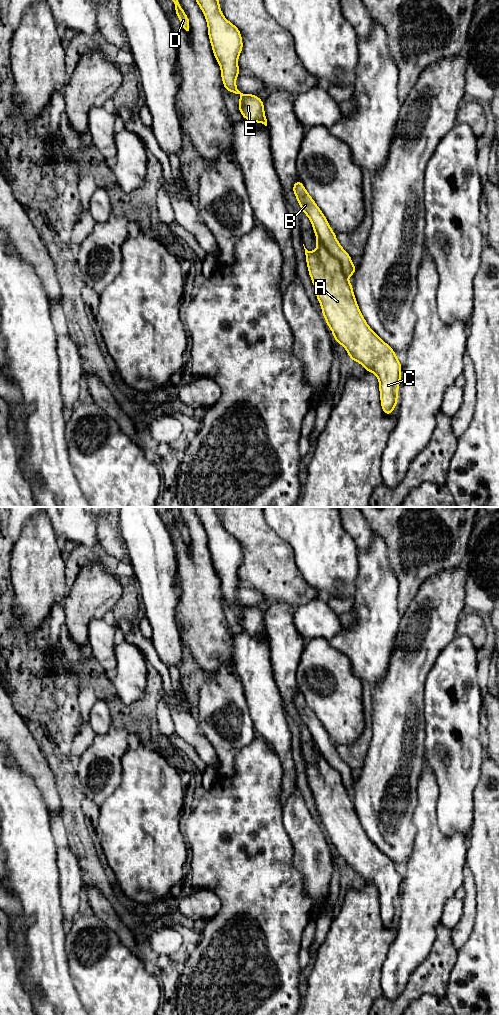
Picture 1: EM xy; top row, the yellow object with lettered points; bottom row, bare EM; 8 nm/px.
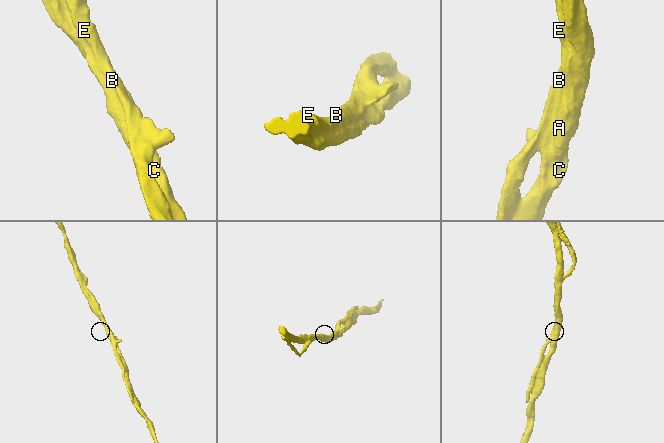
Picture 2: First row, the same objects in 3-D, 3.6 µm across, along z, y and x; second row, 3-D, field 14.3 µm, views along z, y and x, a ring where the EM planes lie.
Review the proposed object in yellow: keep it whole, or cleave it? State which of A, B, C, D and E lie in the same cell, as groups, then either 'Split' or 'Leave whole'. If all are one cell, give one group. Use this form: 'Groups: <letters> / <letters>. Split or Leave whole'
Groups: A B C D E. Leave whole

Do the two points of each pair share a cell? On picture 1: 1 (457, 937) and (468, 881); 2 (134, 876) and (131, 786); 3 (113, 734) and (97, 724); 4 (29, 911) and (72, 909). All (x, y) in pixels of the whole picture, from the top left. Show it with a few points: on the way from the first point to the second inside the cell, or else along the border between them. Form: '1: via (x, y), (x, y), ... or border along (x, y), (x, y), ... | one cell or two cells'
1: via (466, 923), (469, 914), (469, 895) | one cell
2: via (134, 854), (134, 808) | one cell
3: border along (112, 726), (105, 733), (96, 735) | two cells
4: border along (59, 887), (60, 908), (64, 919) | two cells

